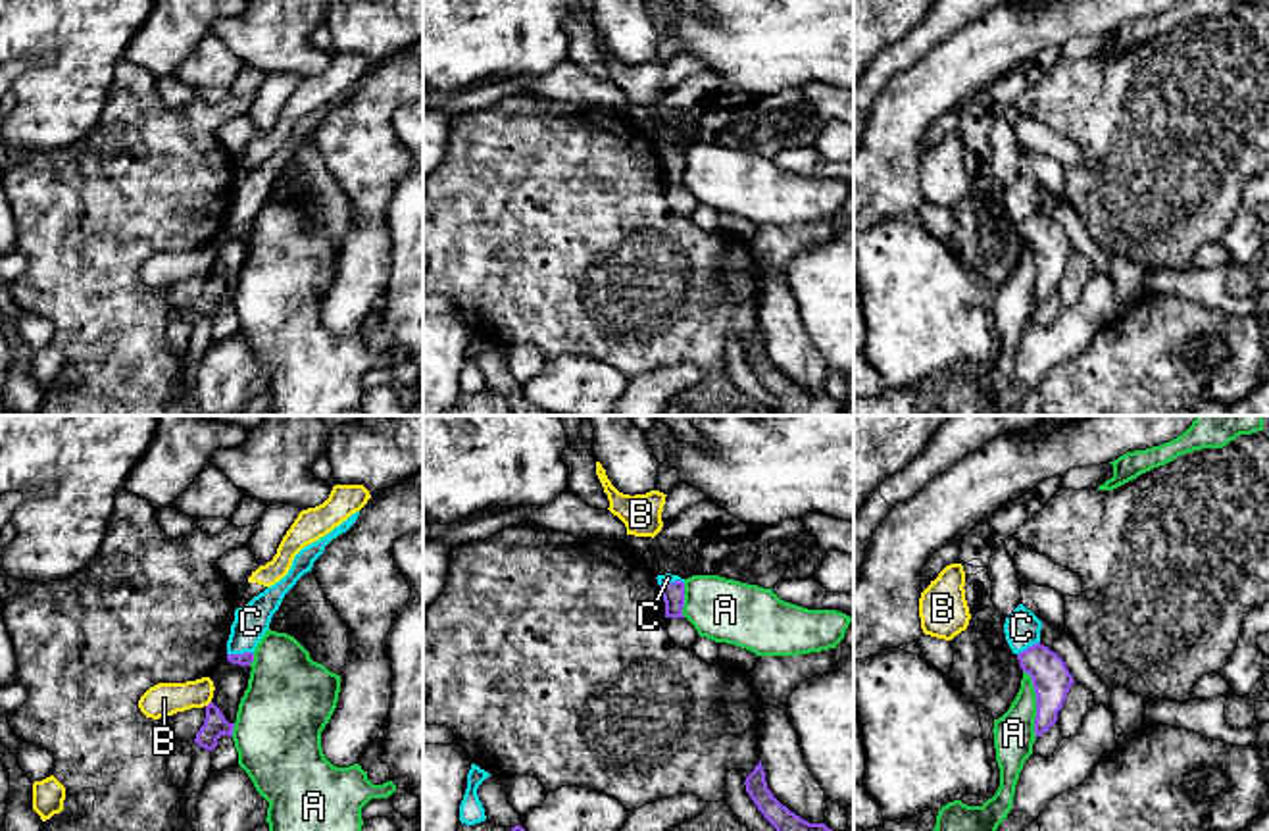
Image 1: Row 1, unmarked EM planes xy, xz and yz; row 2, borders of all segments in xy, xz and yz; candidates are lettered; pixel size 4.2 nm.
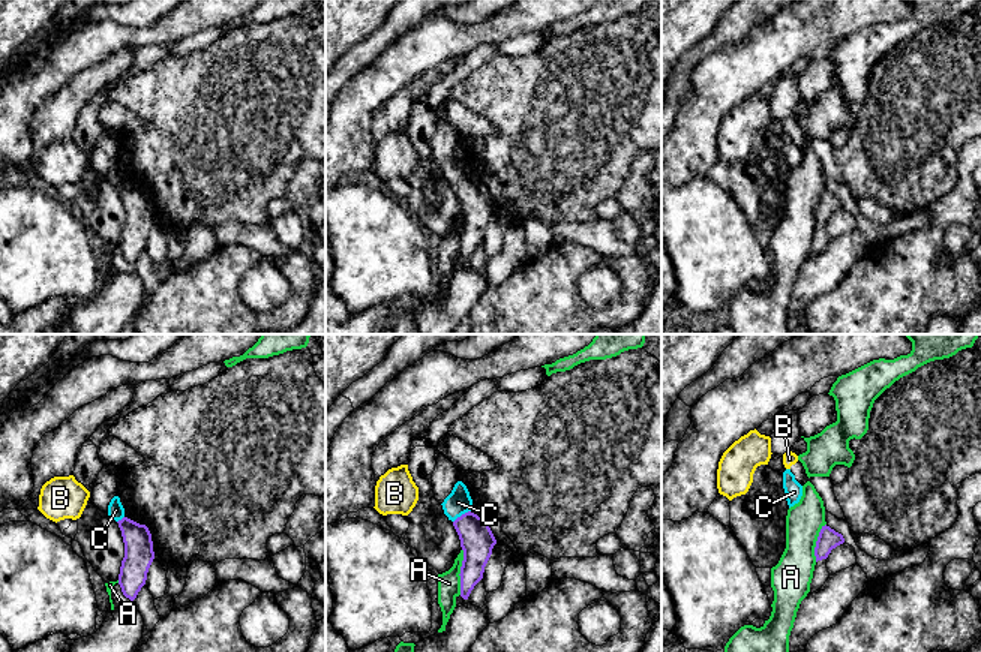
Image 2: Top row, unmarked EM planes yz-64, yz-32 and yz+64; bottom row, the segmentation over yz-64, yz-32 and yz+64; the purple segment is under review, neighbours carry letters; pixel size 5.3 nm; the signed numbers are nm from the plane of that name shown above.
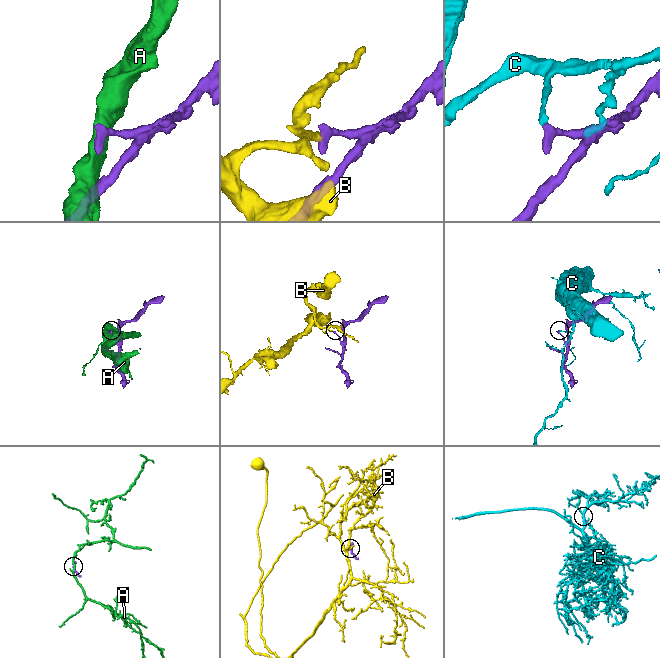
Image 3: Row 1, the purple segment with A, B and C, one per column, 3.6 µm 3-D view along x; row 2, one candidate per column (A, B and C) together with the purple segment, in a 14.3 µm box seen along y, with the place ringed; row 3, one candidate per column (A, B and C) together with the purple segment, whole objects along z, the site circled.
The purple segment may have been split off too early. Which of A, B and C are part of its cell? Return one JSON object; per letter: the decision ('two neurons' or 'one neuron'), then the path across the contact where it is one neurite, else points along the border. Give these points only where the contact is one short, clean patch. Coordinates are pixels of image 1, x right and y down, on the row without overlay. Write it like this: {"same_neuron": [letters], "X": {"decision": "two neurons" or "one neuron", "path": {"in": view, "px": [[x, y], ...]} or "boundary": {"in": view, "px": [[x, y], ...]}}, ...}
{"same_neuron": [], "A": {"decision": "two neurons"}, "B": {"decision": "two neurons", "boundary": {"in": "xy", "px": [[210, 270], [206, 276]]}}, "C": {"decision": "two neurons"}}

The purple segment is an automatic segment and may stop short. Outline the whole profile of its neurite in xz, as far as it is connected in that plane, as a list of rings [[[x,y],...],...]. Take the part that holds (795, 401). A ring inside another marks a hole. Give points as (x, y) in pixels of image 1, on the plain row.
[[[761,329],[746,346],[744,354],[758,379],[781,404],[779,410],[773,410],[777,416],[842,416],[838,402],[825,392],[802,389],[773,365],[767,358]]]

